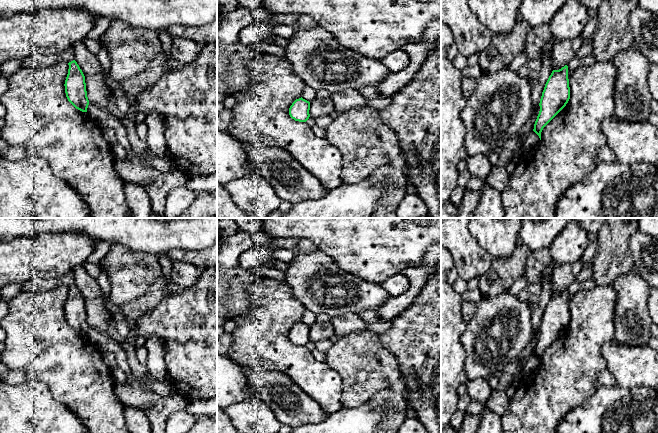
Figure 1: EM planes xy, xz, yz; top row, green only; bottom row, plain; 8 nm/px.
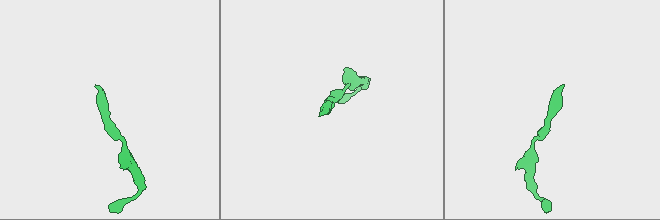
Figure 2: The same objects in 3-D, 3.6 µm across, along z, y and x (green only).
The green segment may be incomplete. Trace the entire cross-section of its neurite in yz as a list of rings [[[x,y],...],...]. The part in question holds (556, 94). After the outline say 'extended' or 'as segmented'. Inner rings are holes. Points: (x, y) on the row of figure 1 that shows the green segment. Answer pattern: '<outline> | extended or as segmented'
[[[568,66],[553,70],[540,99],[540,111],[533,131],[541,140],[543,128],[566,106],[570,99]]] | as segmented

